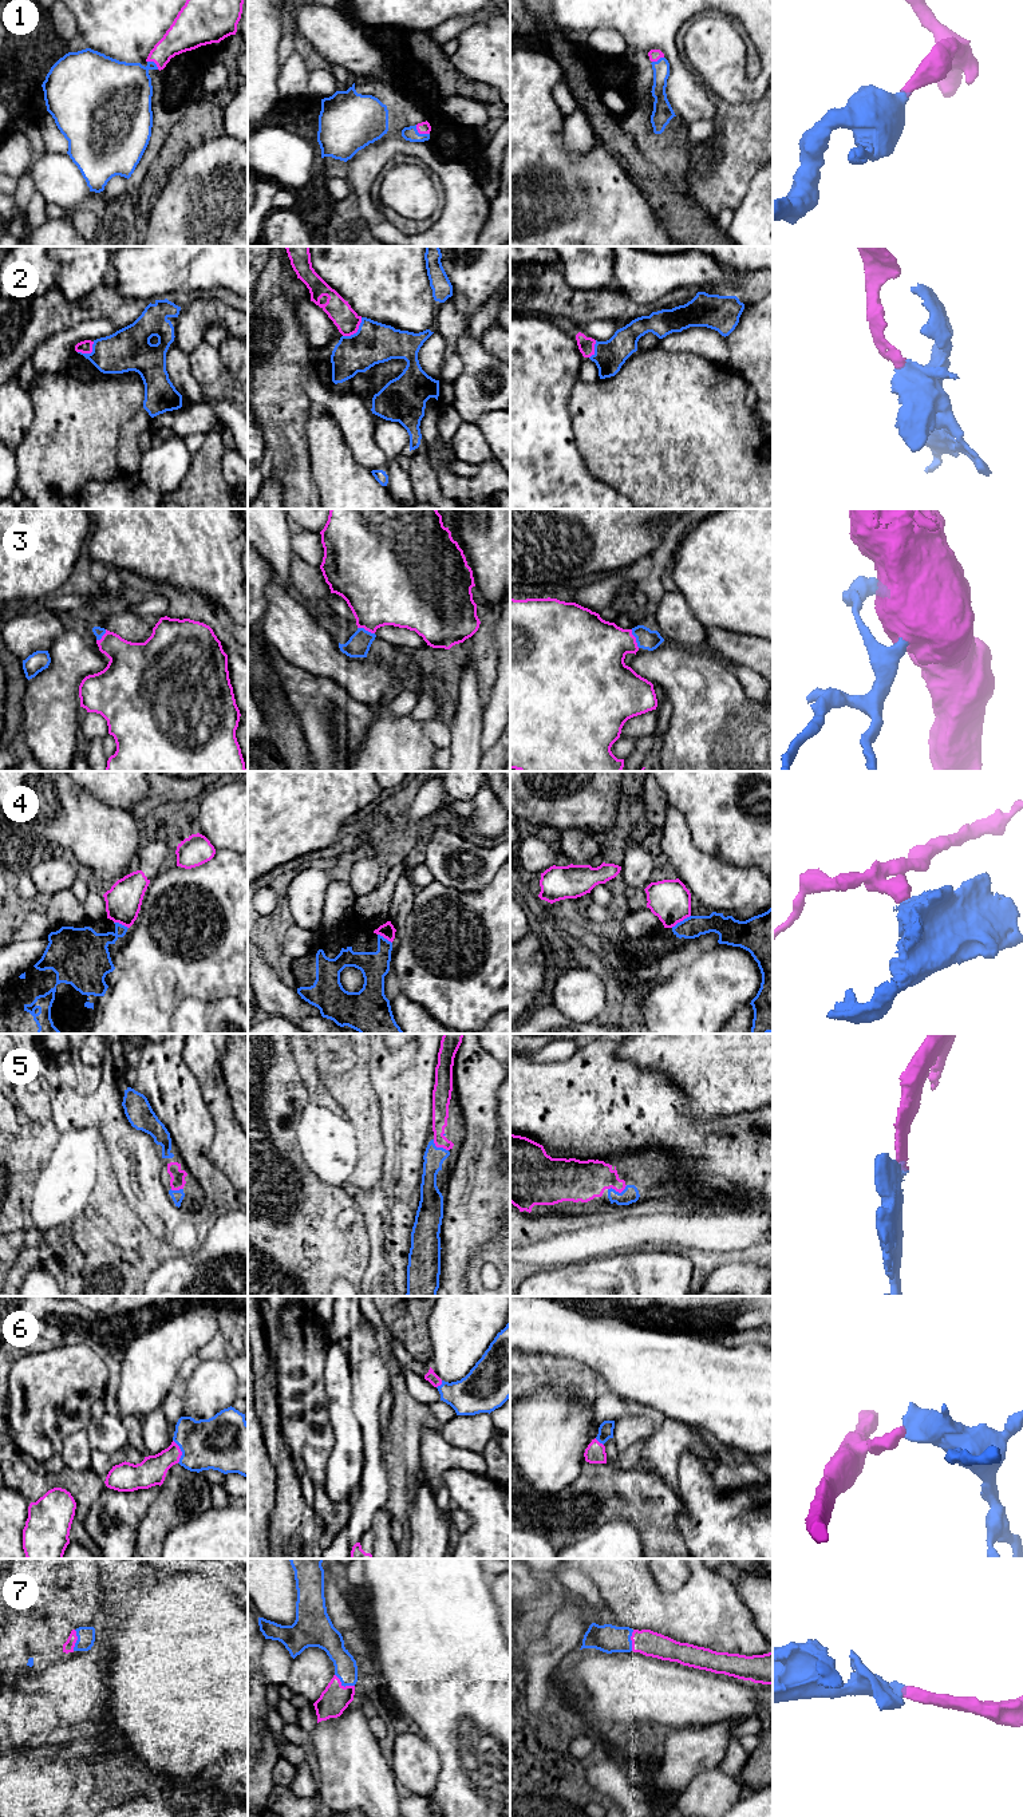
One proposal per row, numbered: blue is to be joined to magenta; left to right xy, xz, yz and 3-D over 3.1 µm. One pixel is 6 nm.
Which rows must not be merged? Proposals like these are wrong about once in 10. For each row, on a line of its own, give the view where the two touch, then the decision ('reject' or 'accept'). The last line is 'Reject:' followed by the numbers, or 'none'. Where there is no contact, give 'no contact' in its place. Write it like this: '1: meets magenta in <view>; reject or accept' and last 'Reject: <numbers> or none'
1: meets magenta in xz; accept
2: meets magenta in xz; accept
3: meets magenta in yz; accept
4: meets magenta in yz; reject
5: meets magenta in yz; accept
6: meets magenta in xy; accept
7: meets magenta in xz; accept
Reject: 4

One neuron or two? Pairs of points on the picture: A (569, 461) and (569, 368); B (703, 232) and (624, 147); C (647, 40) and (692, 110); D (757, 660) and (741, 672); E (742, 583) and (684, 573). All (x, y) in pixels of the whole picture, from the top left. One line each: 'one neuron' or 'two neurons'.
A: one neuron
B: one neuron
C: one neuron
D: two neurons
E: one neuron

